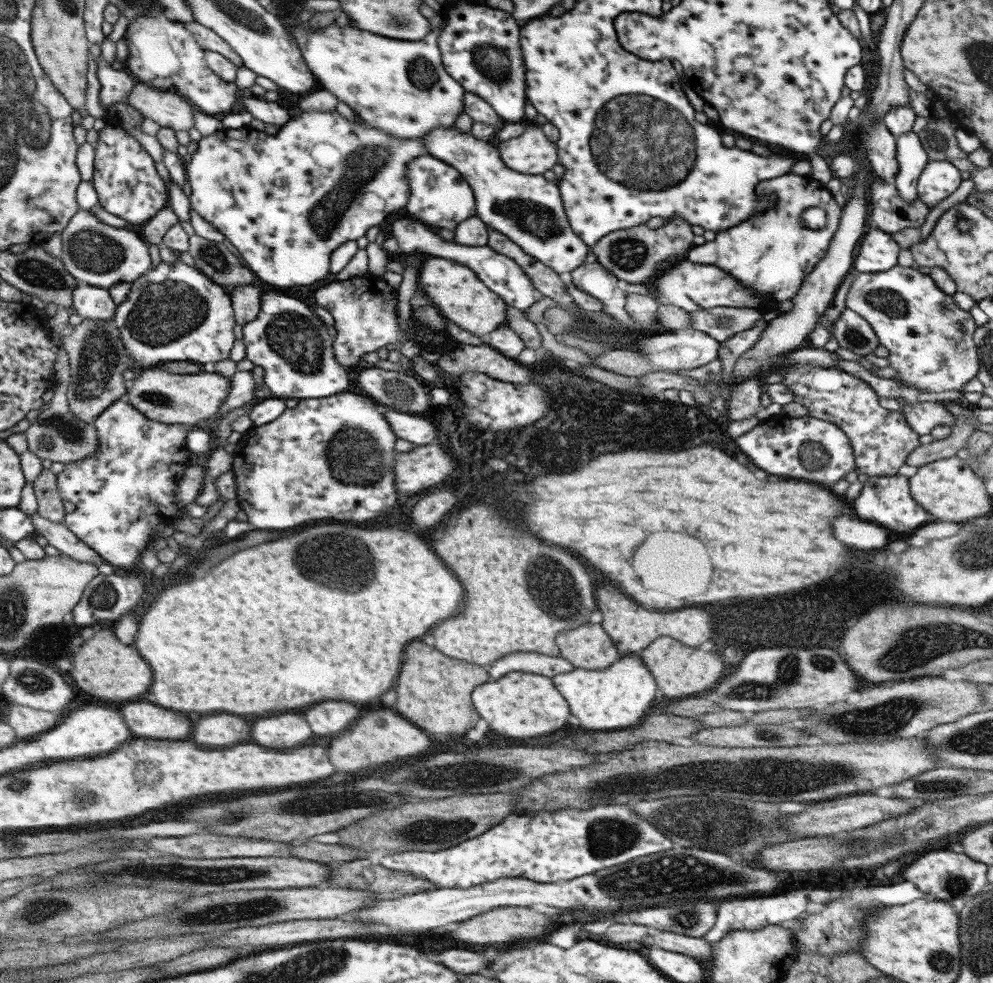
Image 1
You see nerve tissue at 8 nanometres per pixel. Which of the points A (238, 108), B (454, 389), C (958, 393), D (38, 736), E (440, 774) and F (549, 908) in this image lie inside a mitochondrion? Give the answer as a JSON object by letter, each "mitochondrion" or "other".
{"A":"other","B":"other","C":"other","D":"other","E":"mitochondrion","F":"other"}

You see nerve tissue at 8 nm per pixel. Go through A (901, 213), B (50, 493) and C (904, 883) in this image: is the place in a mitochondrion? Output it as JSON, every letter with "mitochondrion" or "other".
{"A":"other","B":"other","C":"other"}

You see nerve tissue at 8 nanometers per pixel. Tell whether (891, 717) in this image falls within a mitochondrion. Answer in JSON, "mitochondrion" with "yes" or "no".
{"mitochondrion":"yes"}

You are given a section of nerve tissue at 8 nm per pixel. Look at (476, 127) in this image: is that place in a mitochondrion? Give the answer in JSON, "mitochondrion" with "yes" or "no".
{"mitochondrion":"no"}

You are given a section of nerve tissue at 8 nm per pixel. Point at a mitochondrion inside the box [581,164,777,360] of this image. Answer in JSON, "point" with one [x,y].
{"point":[627,253]}

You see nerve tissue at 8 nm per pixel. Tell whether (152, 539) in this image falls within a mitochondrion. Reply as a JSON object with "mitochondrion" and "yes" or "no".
{"mitochondrion":"no"}

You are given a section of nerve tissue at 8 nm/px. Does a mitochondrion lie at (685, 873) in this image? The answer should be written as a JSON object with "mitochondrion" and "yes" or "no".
{"mitochondrion":"yes"}

